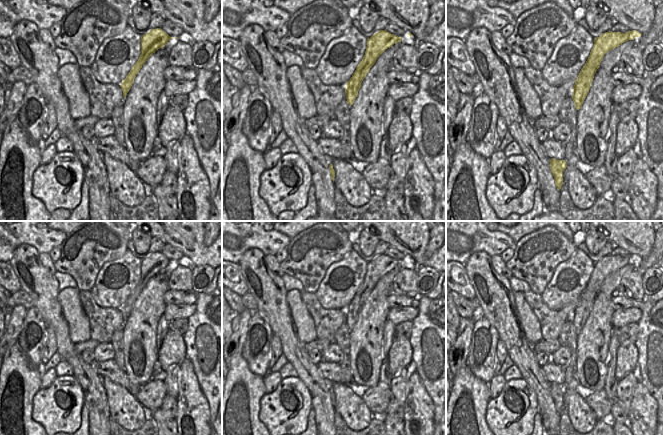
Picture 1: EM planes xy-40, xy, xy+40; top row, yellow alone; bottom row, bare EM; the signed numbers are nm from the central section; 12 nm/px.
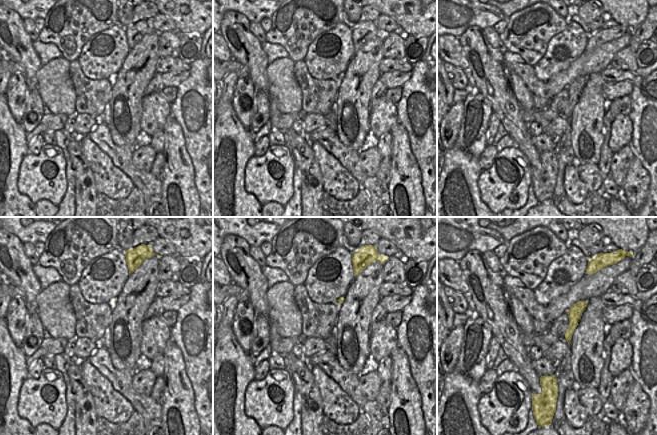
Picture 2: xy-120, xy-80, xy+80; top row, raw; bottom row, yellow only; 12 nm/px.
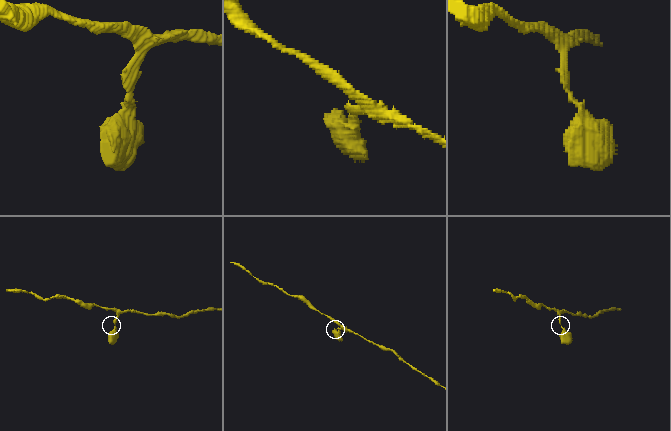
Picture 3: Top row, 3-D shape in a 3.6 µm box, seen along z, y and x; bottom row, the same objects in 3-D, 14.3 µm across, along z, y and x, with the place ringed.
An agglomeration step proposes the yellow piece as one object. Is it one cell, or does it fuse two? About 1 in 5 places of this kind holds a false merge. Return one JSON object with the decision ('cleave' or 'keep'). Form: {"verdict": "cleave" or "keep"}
{"verdict": "keep"}

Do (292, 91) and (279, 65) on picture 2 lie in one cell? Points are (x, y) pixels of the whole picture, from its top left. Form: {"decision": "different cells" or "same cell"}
{"decision": "same cell"}

